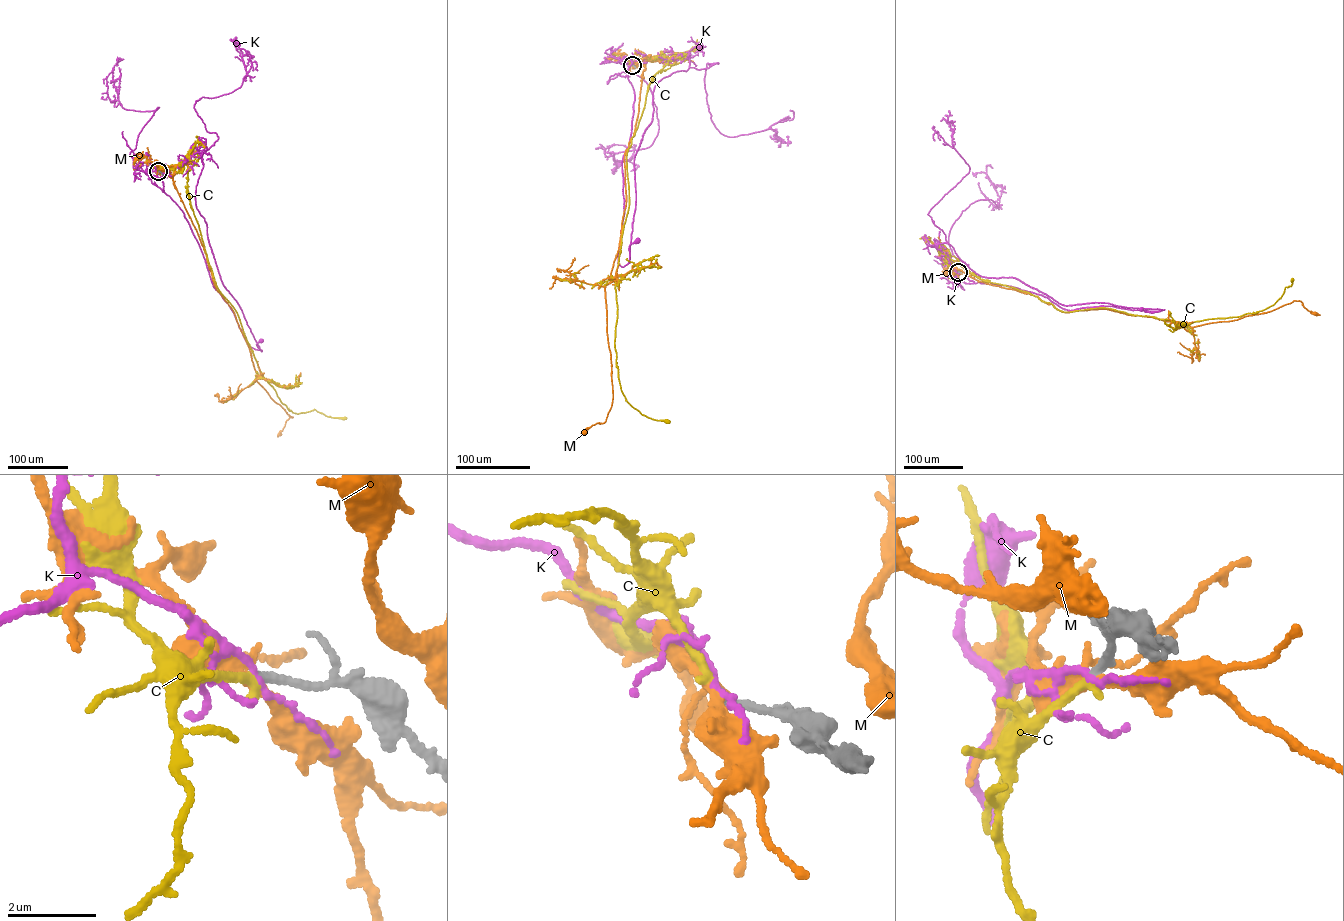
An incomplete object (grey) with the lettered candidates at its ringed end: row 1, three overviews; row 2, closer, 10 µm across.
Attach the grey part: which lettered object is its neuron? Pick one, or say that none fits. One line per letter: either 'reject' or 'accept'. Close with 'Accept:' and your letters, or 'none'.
C: accept
K: reject
M: reject
Accept: C

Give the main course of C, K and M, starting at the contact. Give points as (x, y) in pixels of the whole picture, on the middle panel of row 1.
C: (632, 65), (668, 60), (648, 86), (626, 155), (616, 365), (627, 401), (666, 421)
K: (632, 65), (623, 60), (632, 63), (627, 75), (635, 99), (622, 161), (621, 266), (637, 240)
M: (632, 65), (628, 59), (641, 59), (645, 68), (605, 286), (613, 398), (606, 421), (584, 432)

